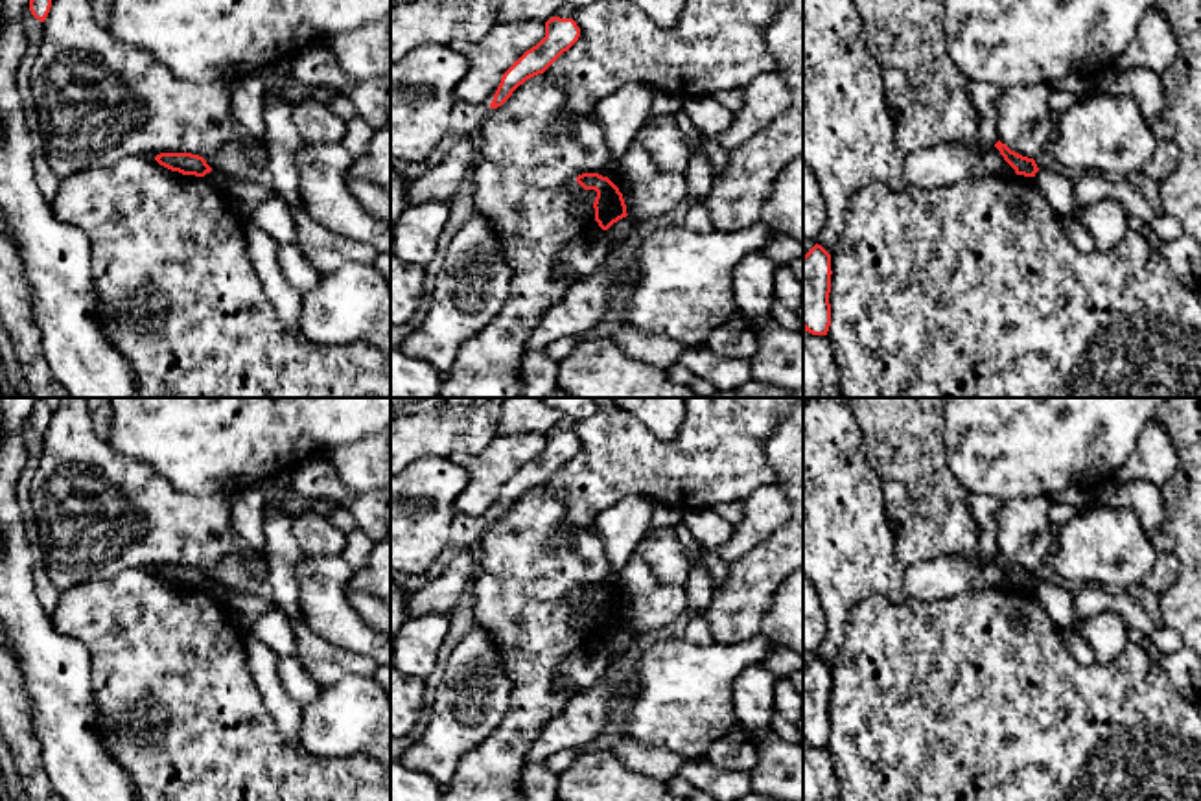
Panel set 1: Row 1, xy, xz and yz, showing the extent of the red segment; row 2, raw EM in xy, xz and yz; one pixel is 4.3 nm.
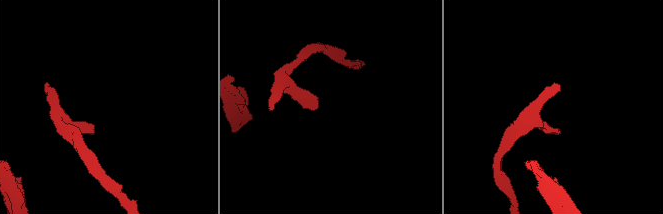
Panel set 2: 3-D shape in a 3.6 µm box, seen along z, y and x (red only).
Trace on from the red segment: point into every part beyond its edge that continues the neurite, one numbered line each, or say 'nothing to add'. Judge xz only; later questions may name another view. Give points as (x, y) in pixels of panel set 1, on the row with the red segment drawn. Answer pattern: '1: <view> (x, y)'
nothing to add

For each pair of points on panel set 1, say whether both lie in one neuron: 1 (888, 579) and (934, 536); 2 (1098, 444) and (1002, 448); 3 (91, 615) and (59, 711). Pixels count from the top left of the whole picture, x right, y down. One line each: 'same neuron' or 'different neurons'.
1: different neurons
2: same neuron
3: different neurons

